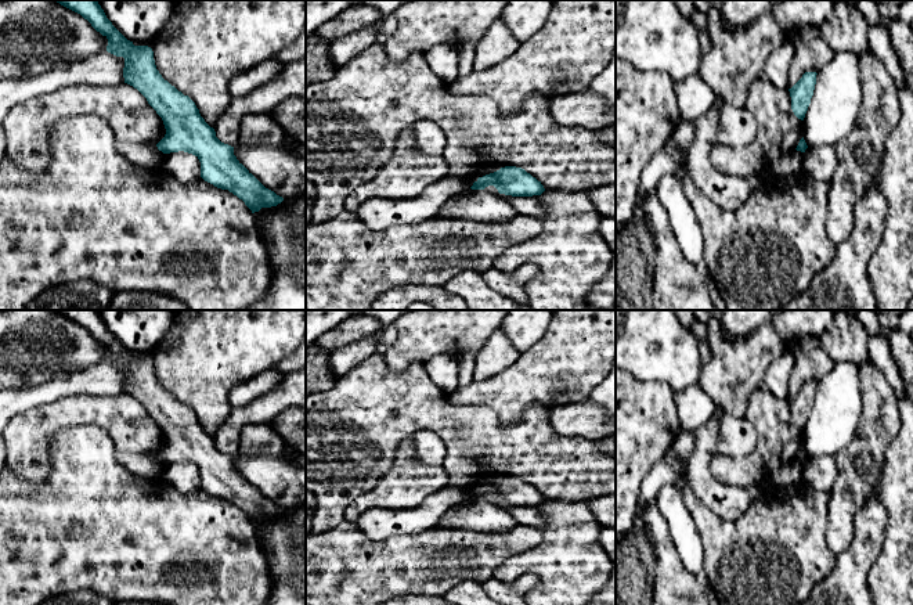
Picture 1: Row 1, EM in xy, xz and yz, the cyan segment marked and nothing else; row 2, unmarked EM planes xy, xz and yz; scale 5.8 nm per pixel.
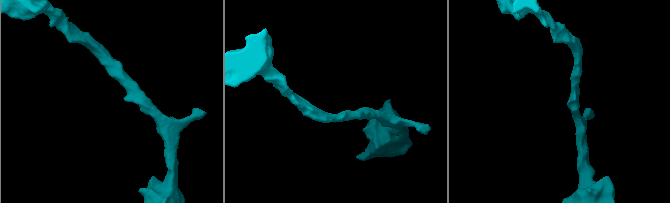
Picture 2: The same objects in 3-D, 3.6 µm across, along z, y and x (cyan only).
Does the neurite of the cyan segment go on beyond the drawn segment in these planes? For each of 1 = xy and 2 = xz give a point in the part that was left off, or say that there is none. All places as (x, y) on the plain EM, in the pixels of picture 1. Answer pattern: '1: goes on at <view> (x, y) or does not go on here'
1: does not go on here
2: does not go on here

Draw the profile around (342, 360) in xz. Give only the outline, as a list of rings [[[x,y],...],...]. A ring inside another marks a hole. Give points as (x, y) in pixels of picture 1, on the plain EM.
[[[374,334],[356,343],[329,352],[328,364],[331,371],[338,378],[343,377],[365,359],[374,356],[379,343],[379,334]]]

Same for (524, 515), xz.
[[[505,504],[501,505],[508,514],[513,516],[516,523],[534,526],[537,529],[544,527],[544,516],[540,511],[541,505],[533,505],[533,507],[512,507]]]

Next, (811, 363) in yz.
[[[804,336],[784,343],[794,357],[787,399],[791,399],[805,382],[819,382],[834,368],[833,359],[824,352],[818,336]]]

